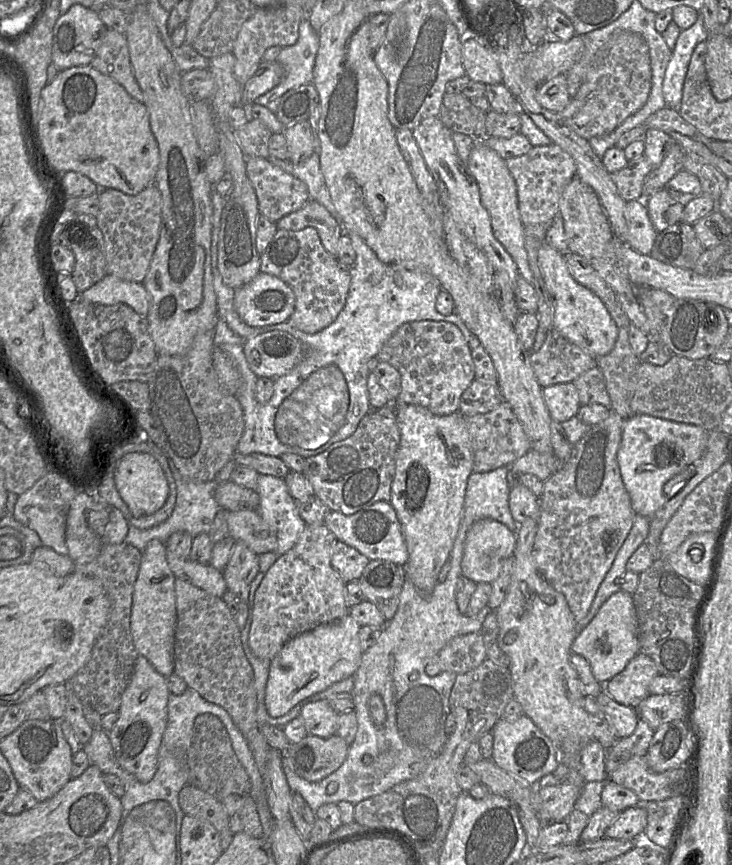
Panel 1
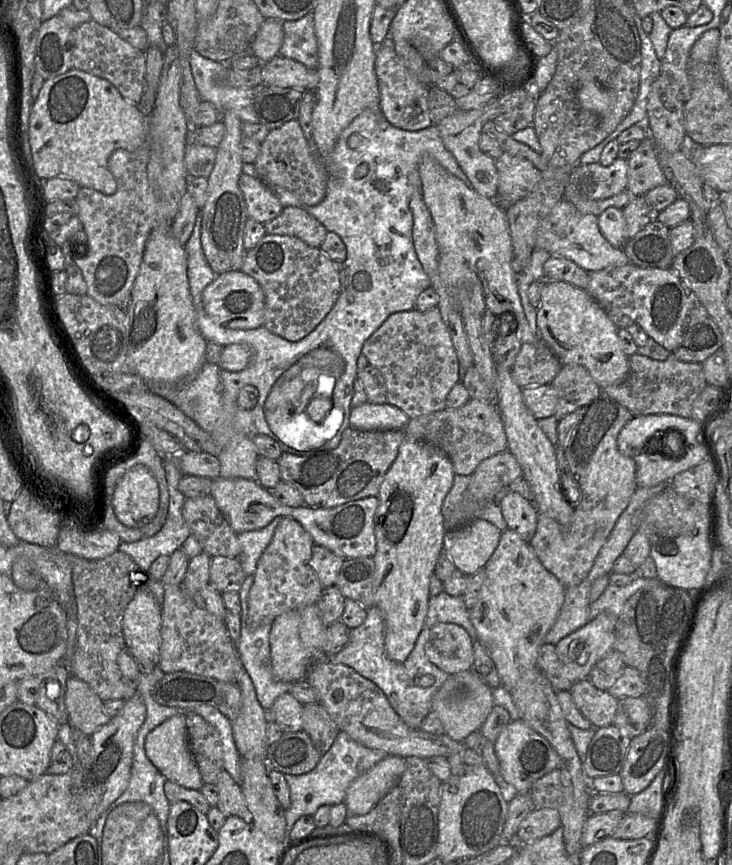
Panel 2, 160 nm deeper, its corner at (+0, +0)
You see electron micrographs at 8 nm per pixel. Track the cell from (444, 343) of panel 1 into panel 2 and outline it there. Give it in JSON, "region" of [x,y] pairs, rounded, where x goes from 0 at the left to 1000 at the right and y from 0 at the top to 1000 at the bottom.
{"region":[[[597,355],[582,360],[549,360],[534,363],[497,395],[493,409],[522,432],[527,444],[527,467],[542,471],[560,484],[608,473],[608,462],[620,445],[628,443],[628,423],[613,383]]]}

